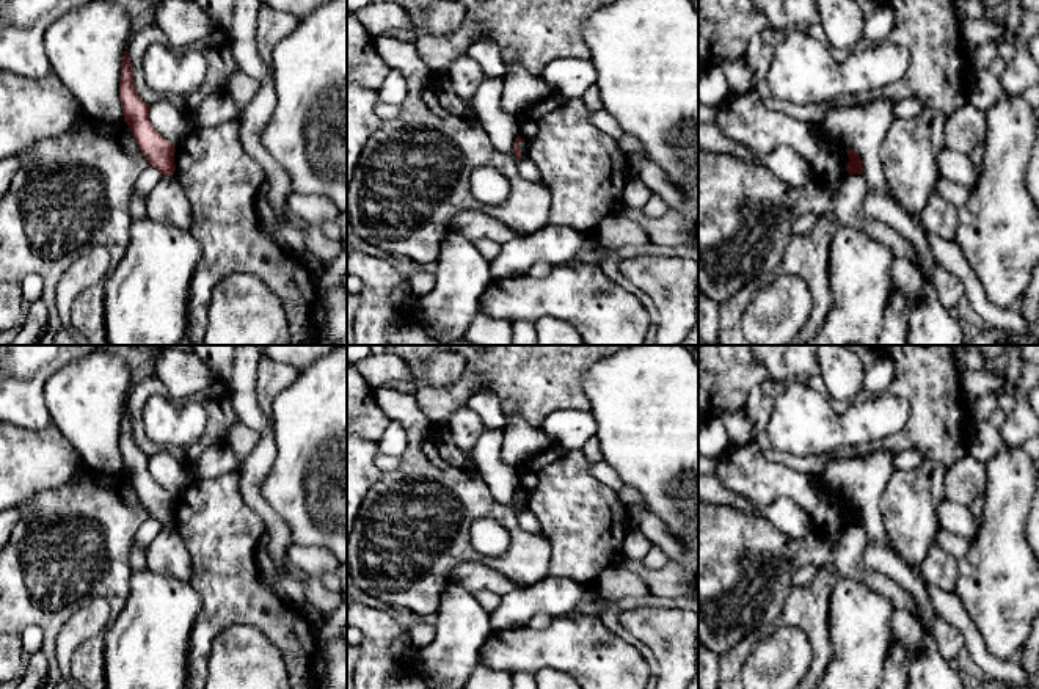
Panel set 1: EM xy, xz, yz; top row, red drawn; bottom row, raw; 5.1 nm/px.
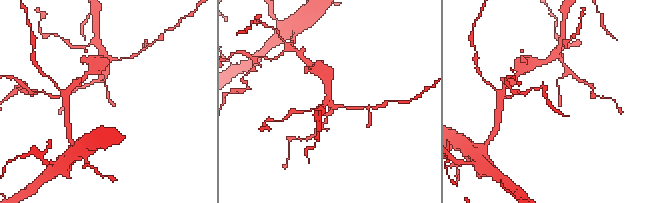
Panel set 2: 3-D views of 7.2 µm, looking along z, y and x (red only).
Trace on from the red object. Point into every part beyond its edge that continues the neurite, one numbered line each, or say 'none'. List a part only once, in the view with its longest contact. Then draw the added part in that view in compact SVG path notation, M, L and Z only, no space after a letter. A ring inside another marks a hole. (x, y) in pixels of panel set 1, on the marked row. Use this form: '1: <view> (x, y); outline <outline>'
none

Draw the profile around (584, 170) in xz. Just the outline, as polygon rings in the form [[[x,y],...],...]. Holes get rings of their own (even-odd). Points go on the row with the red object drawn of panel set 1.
[[[551,91],[521,111],[518,119],[520,137],[527,143],[527,157],[538,166],[541,182],[551,193],[548,223],[592,234],[595,224],[622,199],[629,179],[628,154],[618,148],[617,140],[592,124],[592,111],[579,97]]]

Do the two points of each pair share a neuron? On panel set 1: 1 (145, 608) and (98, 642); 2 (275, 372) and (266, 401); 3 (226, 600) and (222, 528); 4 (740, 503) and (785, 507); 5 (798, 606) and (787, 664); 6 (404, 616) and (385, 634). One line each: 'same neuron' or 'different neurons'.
1: different neurons
2: same neuron
3: same neuron
4: same neuron
5: different neurons
6: different neurons

